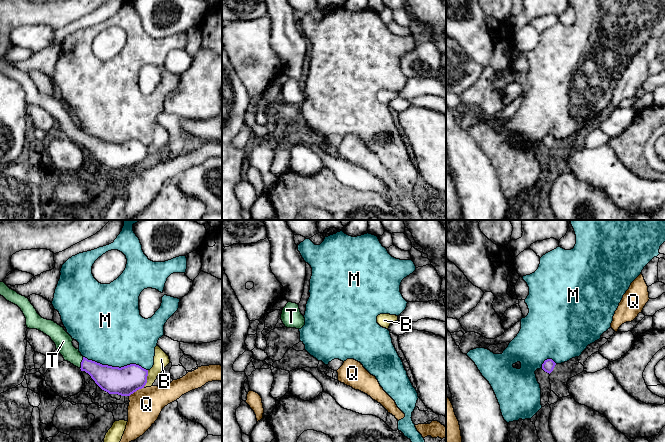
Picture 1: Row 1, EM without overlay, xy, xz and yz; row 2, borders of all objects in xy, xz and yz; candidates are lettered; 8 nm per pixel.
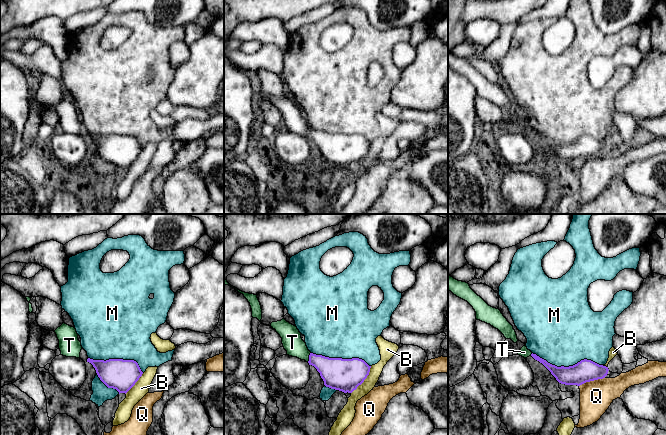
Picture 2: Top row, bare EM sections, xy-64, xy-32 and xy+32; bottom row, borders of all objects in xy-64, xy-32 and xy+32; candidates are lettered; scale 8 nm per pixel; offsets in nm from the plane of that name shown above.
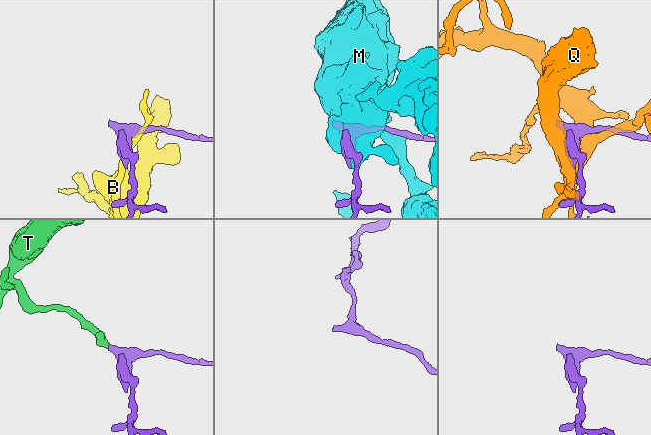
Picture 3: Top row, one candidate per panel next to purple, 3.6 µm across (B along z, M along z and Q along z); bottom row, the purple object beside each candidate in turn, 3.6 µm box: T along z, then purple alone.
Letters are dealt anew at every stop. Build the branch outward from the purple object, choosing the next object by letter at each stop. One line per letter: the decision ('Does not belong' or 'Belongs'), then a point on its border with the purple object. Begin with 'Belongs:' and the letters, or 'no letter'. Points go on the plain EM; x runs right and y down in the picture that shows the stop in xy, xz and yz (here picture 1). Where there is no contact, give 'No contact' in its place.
Belongs: T
B: Does not belong. Touches purple at xy (146, 155)
M: Does not belong. Touches purple at xy (115, 143)
Q: Does not belong. Touches purple at xy (136, 166)
T: Belongs. Touches purple at xy (81, 139)

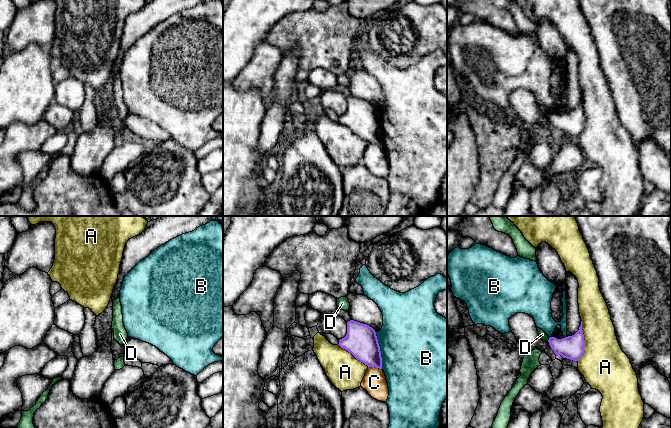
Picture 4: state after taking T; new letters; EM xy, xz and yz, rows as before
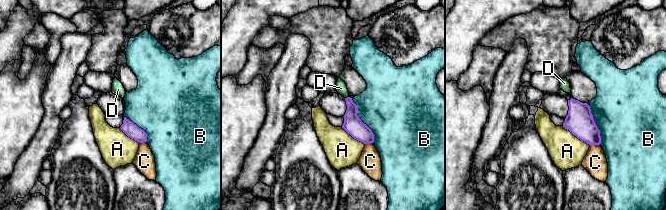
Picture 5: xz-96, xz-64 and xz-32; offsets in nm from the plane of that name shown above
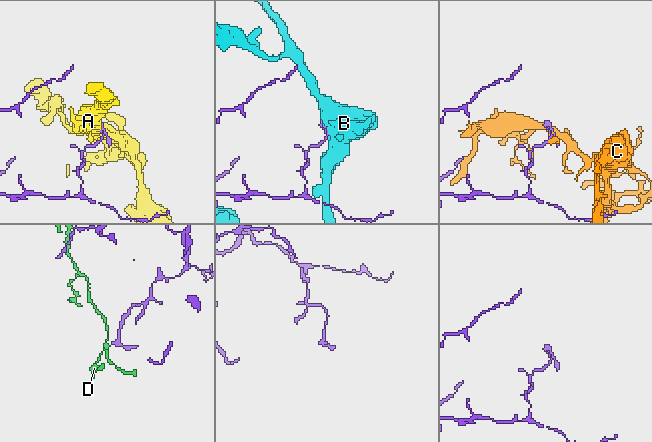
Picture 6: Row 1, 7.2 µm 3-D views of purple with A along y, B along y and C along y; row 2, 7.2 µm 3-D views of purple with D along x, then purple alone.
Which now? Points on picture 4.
Belongs: no letter
A: Does not belong. Touches purple at yz (584, 116)
B: Does not belong. Touches purple at xz (379, 126)
C: Does not belong. Touches purple at xz (375, 143)
D: Does not belong. Touches purple at yz (549, 115)

